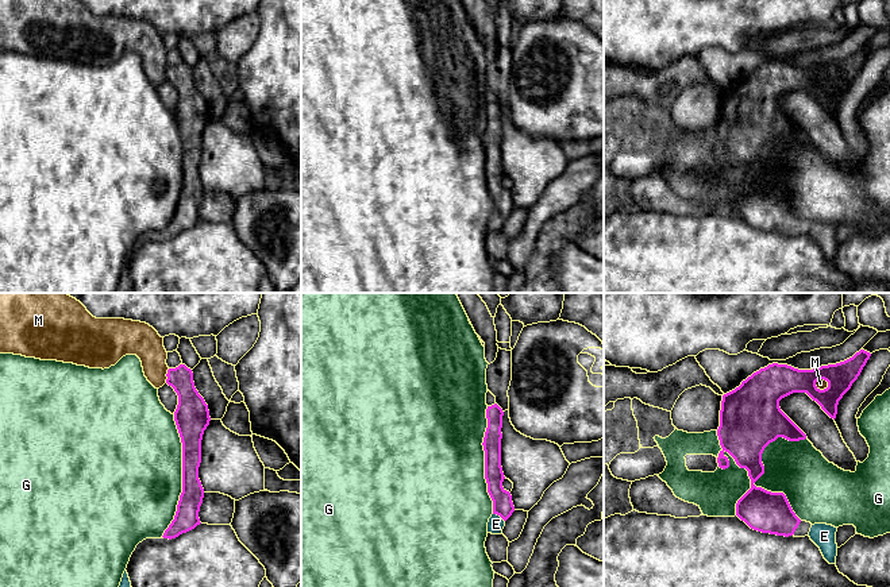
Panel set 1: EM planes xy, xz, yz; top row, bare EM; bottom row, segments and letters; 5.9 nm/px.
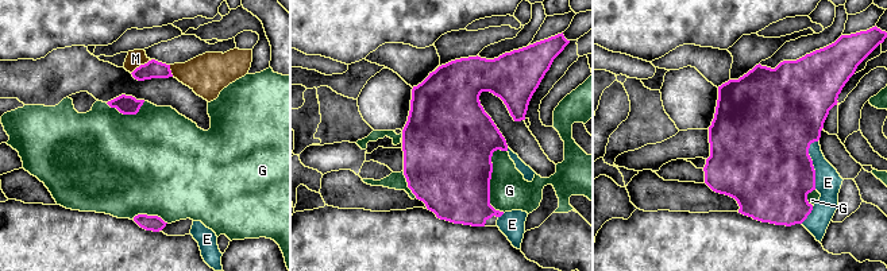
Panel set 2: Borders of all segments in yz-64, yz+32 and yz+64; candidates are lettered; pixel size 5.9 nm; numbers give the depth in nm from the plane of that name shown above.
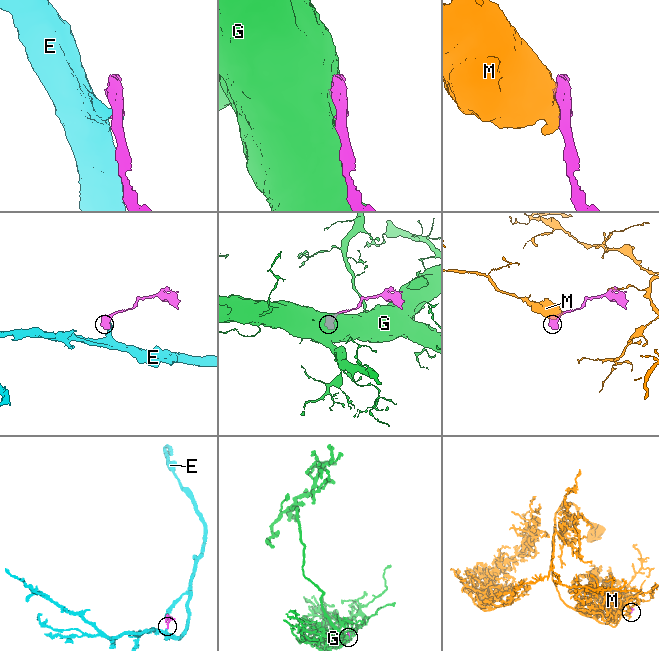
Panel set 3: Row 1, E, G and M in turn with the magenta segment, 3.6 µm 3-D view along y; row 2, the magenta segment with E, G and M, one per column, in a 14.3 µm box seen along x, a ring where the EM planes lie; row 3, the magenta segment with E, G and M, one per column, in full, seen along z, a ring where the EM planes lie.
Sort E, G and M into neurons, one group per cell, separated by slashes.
E / G / M

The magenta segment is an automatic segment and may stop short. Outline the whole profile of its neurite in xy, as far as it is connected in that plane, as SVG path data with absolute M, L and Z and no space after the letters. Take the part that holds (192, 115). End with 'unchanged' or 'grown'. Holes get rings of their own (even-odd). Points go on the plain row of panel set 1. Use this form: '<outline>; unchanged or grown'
M185 62L169 66L166 81L178 93L174 119L182 140L182 190L174 217L163 231L163 236L176 236L200 223L199 209L204 196L204 186L199 177L201 161L201 138L209 123L208 103L199 92L193 80L193 70Z; unchanged

